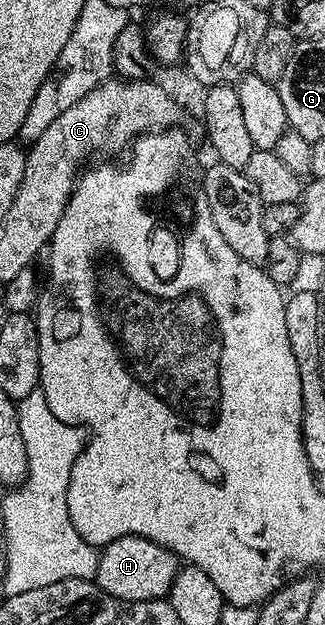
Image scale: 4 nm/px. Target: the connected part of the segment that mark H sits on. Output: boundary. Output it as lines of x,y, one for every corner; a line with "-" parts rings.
138,535
119,537
99,550
94,584
123,601
159,601
167,598
182,568
176,554

